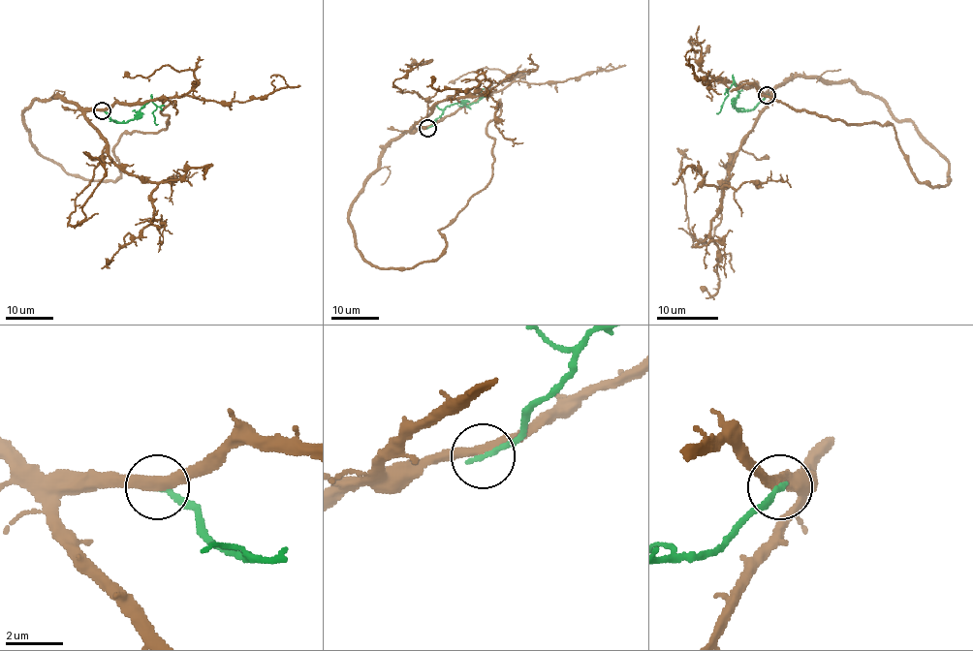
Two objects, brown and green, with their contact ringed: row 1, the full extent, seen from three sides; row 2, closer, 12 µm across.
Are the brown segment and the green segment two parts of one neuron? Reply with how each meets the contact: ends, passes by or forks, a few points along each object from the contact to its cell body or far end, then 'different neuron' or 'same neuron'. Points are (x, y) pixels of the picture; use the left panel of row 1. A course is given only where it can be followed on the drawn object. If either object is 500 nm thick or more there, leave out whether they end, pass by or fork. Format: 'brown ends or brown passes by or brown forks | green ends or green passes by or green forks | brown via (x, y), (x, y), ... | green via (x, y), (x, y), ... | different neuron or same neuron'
brown passes by | green ends | brown via (102, 110), (55, 96), (23, 125), (68, 173), (108, 180), (122, 134), (165, 130), (173, 107) | green via (102, 110), (113, 121), (122, 123), (132, 120), (151, 100), (156, 106), (152, 113), (155, 123), (158, 124) | different neuron

